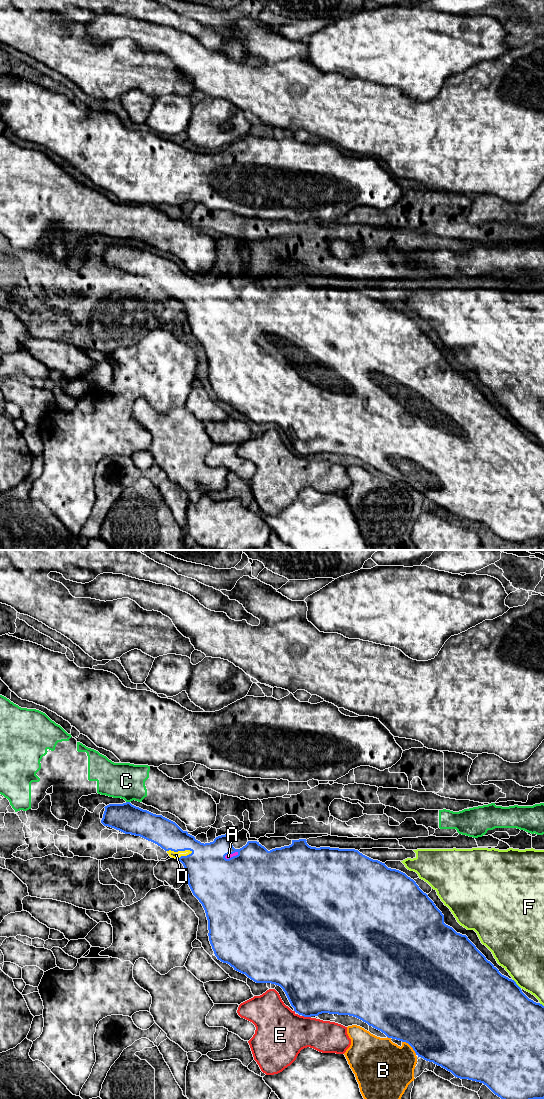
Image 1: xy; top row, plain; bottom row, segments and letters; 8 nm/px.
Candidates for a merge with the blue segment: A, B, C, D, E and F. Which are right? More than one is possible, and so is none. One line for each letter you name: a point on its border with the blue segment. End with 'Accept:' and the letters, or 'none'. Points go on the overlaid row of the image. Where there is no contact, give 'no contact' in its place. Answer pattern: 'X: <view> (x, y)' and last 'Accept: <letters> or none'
A: xy (231, 853)
D: xy (180, 850)
Accept: A, D

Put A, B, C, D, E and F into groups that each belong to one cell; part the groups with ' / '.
A D / B / C / E / F

